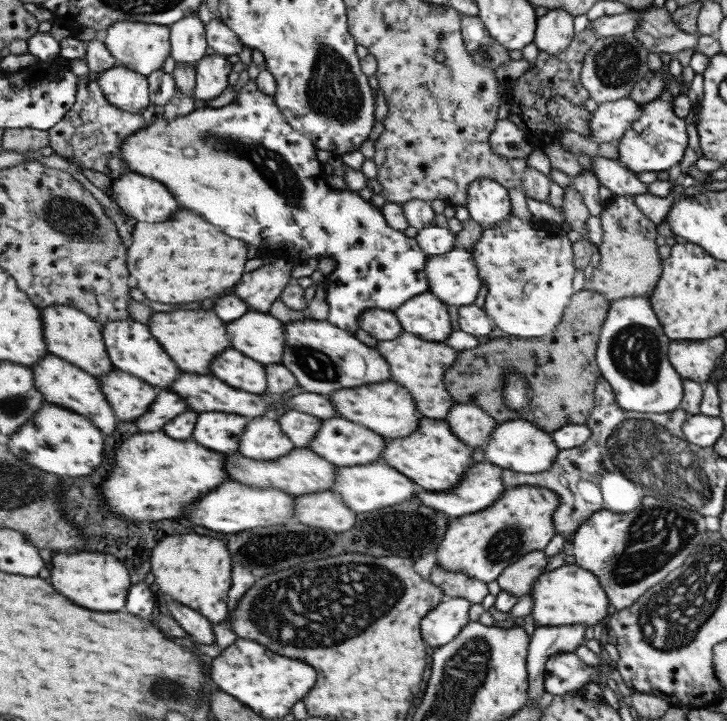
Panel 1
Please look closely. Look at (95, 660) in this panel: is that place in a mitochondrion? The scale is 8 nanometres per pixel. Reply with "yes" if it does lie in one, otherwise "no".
no

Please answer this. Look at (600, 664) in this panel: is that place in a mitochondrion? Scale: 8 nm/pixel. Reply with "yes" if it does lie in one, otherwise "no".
no

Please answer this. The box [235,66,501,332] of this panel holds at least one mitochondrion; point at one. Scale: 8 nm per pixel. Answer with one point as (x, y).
(439, 88)

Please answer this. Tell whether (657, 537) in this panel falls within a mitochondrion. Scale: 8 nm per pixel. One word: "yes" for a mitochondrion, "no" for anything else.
yes

